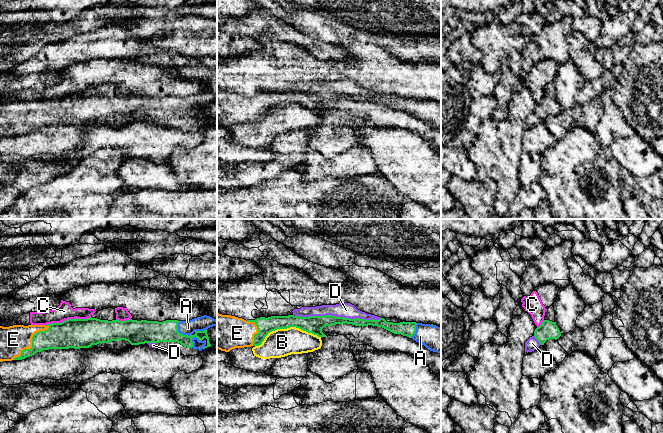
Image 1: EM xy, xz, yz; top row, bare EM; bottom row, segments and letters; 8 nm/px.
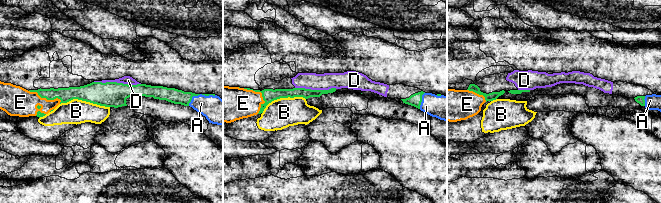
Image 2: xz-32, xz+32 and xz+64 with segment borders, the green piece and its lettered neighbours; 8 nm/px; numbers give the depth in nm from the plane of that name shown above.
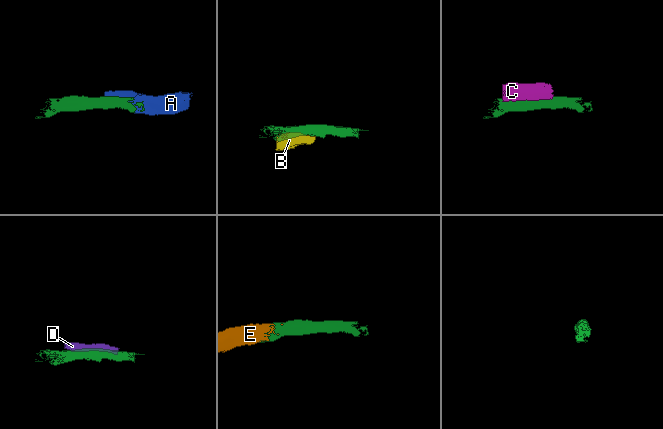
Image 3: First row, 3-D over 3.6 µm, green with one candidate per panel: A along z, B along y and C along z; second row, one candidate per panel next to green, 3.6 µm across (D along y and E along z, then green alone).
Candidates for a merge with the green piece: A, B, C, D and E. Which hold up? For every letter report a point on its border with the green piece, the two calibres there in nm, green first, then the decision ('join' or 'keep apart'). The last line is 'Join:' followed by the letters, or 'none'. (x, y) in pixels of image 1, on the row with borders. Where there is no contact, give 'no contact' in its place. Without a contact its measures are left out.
A: xy (180, 333) | 180/120 nm | join
B: xz (286, 328) | 140/220 nm | keep apart
C: xy (68, 319) | 240/140 nm | keep apart
D: xz (338, 317) | 140/120 nm | join
E: xy (32, 343) | 220/220 nm | join
Join: A, D, E

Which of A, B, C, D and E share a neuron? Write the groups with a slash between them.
A D E / B / C

